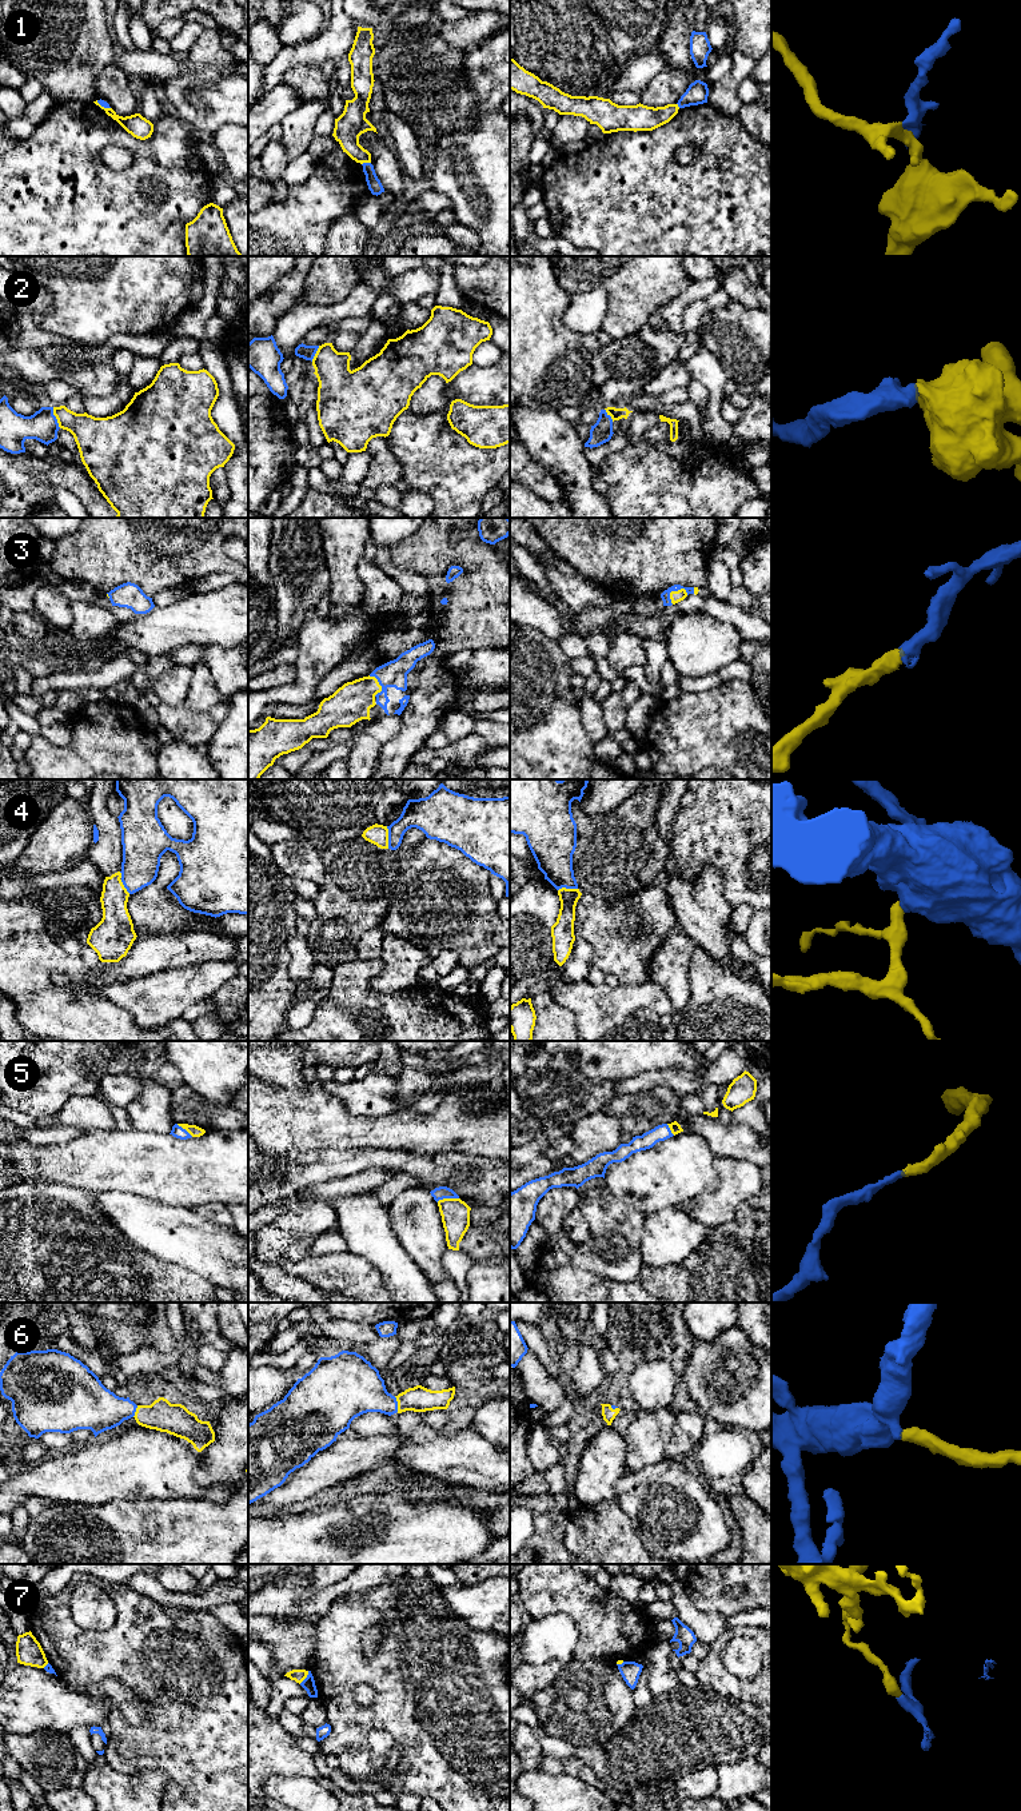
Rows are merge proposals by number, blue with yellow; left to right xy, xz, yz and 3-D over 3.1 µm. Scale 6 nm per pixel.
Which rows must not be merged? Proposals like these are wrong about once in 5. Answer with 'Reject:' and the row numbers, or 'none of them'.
Reject: 1, 4, 7

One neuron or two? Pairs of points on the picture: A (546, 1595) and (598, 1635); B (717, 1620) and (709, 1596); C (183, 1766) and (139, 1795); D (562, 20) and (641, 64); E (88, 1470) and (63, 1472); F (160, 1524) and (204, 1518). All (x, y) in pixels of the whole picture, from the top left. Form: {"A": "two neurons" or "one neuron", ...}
{"A": "one neuron", "B": "two neurons", "C": "two neurons", "D": "two neurons", "E": "one neuron", "F": "one neuron"}

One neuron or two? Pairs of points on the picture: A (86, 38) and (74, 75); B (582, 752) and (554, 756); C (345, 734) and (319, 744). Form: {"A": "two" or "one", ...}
{"A": "one", "B": "one", "C": "two"}

